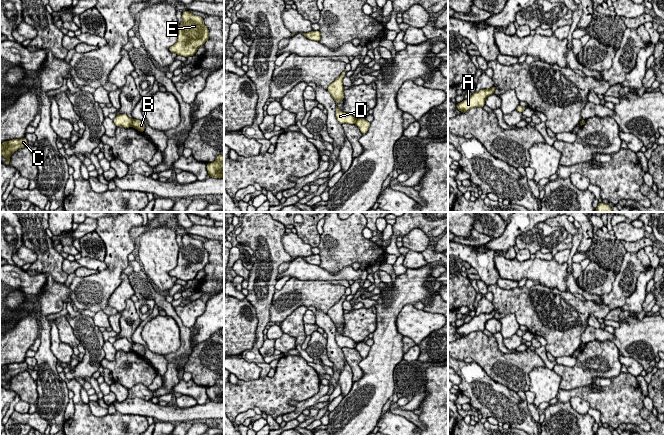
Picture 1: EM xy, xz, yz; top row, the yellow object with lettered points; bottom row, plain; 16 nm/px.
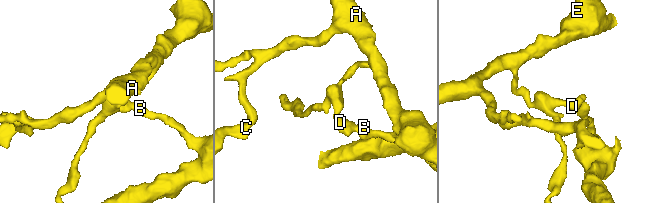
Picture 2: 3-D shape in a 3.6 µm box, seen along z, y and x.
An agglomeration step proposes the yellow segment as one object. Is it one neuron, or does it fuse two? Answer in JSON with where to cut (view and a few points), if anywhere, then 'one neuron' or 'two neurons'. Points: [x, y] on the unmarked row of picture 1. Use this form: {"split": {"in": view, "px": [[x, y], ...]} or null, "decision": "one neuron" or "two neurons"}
{"split": {"in": "xy", "px": [[131, 344], [132, 350]]}, "decision": "two neurons"}

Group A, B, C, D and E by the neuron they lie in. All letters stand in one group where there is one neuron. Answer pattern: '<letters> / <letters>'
A C D E / B

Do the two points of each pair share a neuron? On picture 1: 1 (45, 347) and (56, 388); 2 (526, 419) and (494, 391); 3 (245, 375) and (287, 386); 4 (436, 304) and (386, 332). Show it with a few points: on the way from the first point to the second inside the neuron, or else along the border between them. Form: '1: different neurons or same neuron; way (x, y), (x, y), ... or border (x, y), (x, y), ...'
1: same neuron; way (45, 357), (48, 378)
2: same neuron; way (518, 415), (502, 399)
3: different neurons; border (259, 377), (253, 380), (239, 380)
4: different neurons; border (428, 300), (424, 302)

